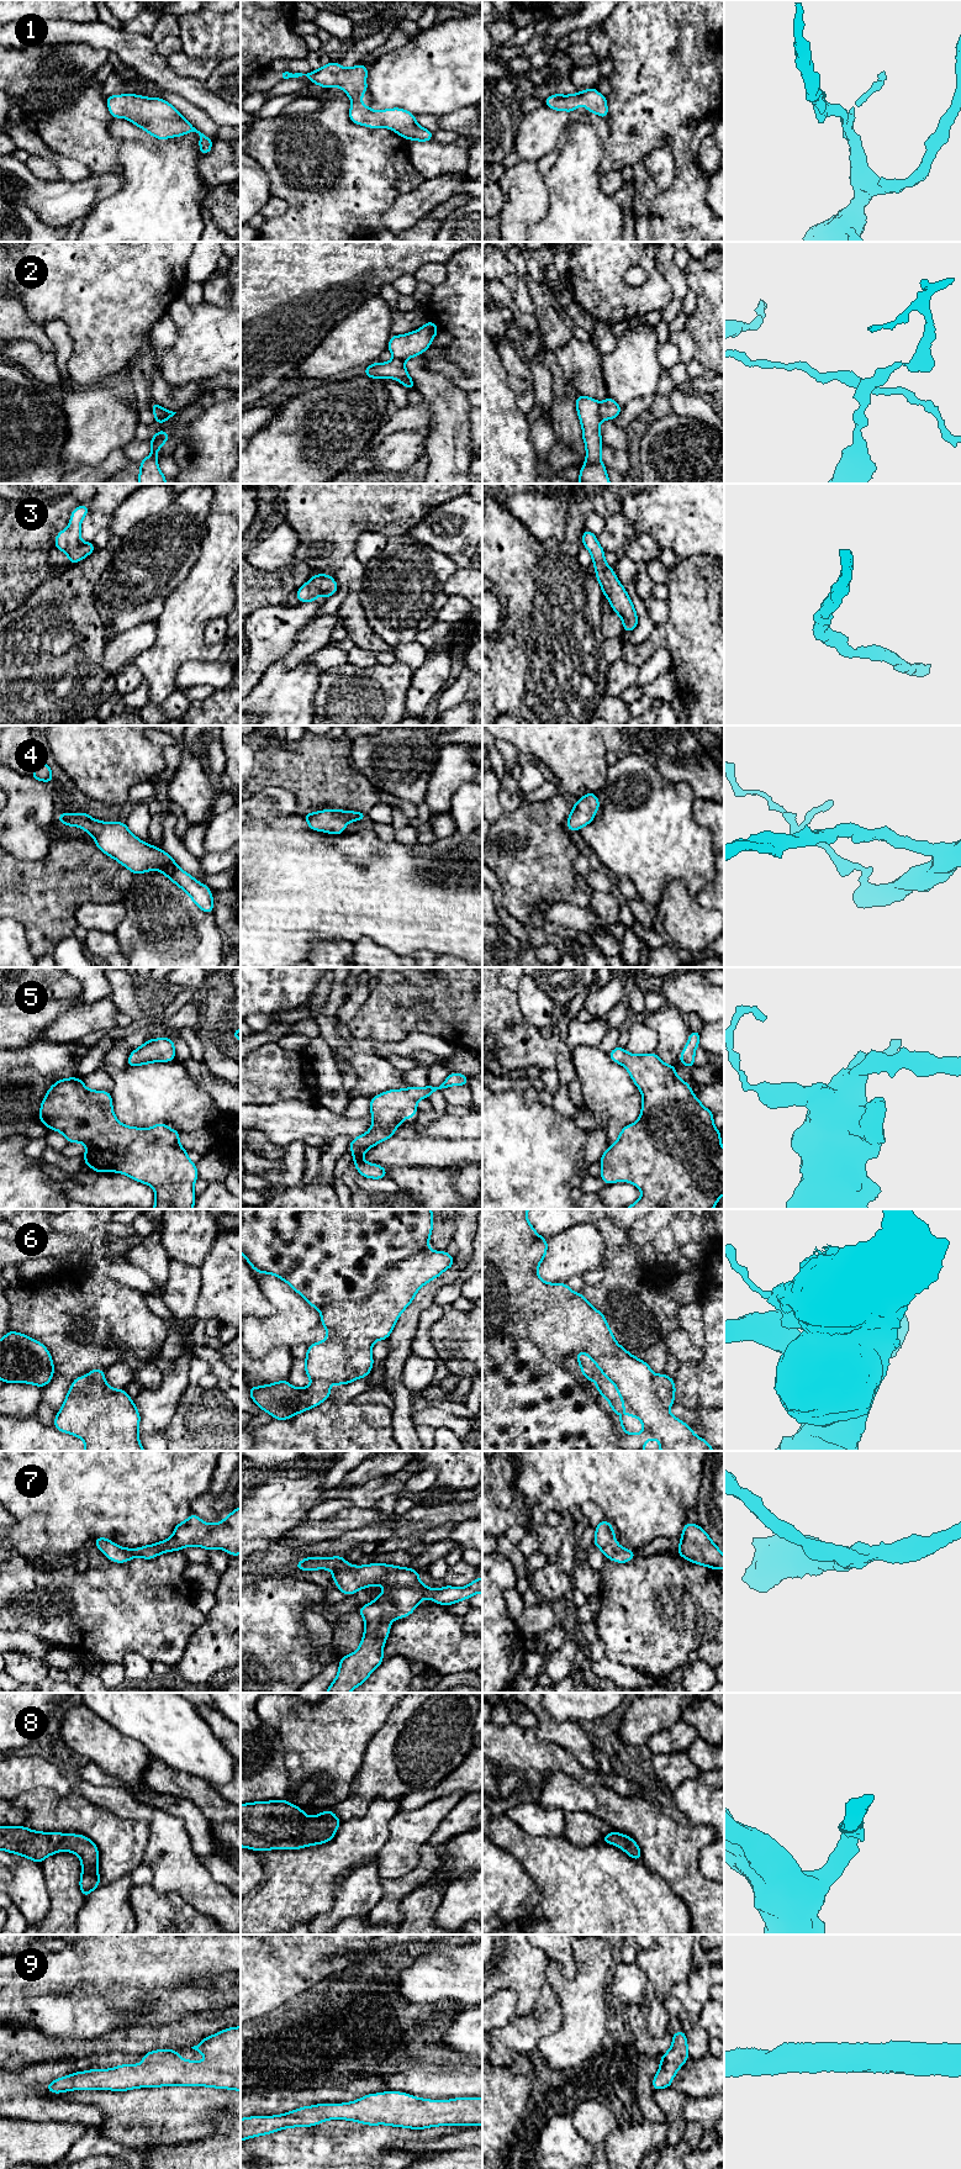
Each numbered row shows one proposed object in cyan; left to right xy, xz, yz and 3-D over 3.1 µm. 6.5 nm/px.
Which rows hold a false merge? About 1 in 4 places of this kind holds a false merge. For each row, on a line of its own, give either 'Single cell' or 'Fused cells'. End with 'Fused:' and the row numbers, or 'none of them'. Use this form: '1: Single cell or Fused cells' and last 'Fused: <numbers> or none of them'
1: Single cell
2: Fused cells
3: Single cell
4: Single cell
5: Single cell
6: Fused cells
7: Single cell
8: Single cell
9: Single cell
Fused: 2, 6

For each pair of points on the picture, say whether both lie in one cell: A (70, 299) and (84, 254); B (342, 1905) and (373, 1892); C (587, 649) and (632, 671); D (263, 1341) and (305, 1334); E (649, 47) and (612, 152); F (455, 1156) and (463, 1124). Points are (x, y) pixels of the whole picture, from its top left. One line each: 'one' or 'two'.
A: one
B: one
C: two
D: one
E: one
F: two

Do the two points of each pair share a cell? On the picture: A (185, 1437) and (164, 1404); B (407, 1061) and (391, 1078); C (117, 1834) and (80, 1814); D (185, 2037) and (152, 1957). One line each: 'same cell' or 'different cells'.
A: different cells
B: different cells
C: same cell
D: different cells

